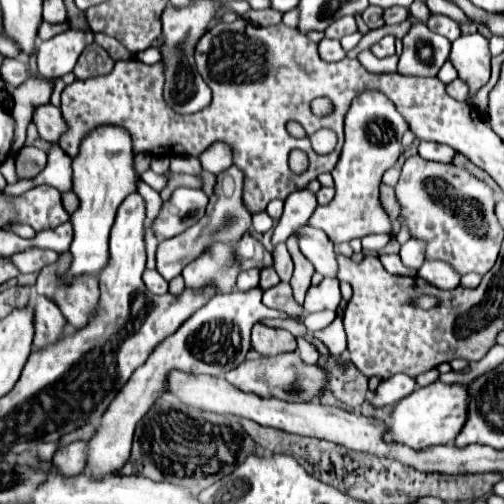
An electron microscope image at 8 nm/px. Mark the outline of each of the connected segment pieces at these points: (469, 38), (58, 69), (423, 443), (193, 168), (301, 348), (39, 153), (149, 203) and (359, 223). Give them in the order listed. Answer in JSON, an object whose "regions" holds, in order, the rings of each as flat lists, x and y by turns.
{"regions":[[[462,34,452,42,450,62,458,70,458,78,470,88,468,102,490,78,490,50,482,34]],[[68,30,68,32,62,32,62,34,50,38,48,42,42,42,38,46,38,72,40,72,40,76,58,78,62,72,72,72,78,56,92,42,94,42,94,32,92,30]],[[432,382,430,386,416,388,410,396,400,400,394,408,392,422,386,432,388,442,400,442,410,448,422,450,436,444,454,444,464,420,468,416,468,386,466,384,446,384]],[[172,156,170,172,172,174,200,174,202,168,200,168,198,158,192,158,192,156]],[[296,338,296,342,298,342,296,352,300,354,300,358,302,358,304,362,318,362,320,354,318,354,318,348,316,348,312,342,308,342,306,338]],[[24,146,16,156,16,174,18,180,36,178,46,168,46,152,36,146]],[[140,182,138,184,138,194,144,196,144,202,146,202,146,218,152,222,156,220,156,216,160,214,160,208,162,208,162,200,160,200,160,194,156,190,152,190,148,184]],[[362,92,356,100,352,100,344,116,346,142,342,156,332,170,336,196,328,206,316,208,308,224,324,230,334,244,364,238,368,234,392,234,392,220,380,204,378,186,382,182,382,174,392,168,400,156,400,138,406,130,406,120,396,112,396,106,382,92]]]}

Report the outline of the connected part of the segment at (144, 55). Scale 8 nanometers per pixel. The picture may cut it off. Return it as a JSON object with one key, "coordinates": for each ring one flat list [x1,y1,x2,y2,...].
{"coordinates":[[150,46,146,52,138,52,136,58,138,58,140,62,144,62,144,64,156,64,162,56,160,56,160,50,158,50,156,46]]}

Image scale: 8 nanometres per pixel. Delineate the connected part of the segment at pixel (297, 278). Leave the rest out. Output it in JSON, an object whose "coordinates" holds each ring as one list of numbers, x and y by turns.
{"coordinates":[[292,234,288,240,288,250,292,254,292,260,294,260,294,274,292,274,292,280,290,280,290,286,294,290,294,298,302,304,304,302,304,296,310,288,310,280,312,280,312,274,314,274,314,268,312,264,306,260,306,256,300,252,298,248,298,240,296,240,296,234]]}

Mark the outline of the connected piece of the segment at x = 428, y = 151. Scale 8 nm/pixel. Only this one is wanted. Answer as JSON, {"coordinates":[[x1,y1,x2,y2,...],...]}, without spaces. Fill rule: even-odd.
{"coordinates":[[420,142,418,152,424,160,434,160,434,162,442,162,442,164,452,164,452,158,456,154,454,148,448,148,444,144,436,144,436,142]]}

